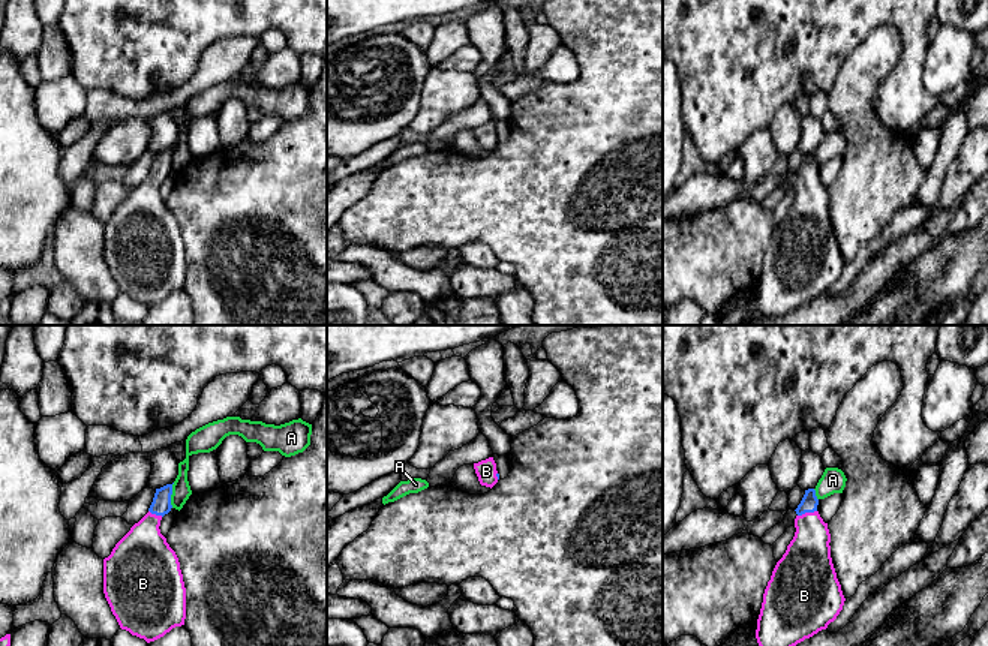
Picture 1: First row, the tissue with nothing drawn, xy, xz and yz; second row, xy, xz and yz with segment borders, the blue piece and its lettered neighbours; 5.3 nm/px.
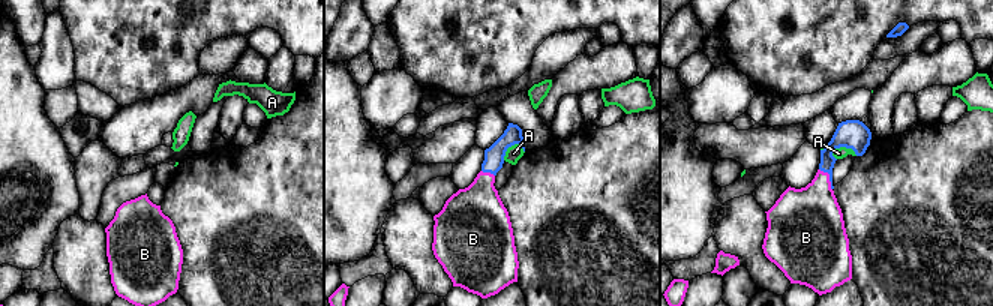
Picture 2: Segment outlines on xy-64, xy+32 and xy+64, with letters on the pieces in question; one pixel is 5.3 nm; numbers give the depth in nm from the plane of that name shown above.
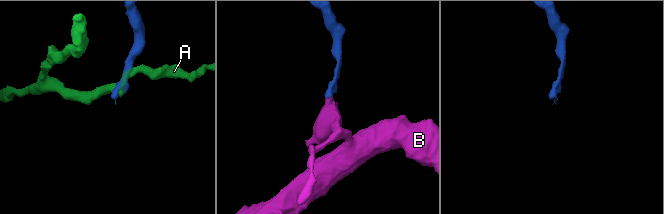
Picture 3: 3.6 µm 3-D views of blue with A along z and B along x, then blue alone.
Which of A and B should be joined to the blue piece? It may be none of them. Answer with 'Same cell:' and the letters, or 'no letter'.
Same cell: B

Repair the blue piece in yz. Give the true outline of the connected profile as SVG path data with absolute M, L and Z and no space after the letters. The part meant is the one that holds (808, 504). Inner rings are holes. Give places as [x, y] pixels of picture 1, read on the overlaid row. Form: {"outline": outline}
{"outline": "M805 490L801 504L795 510L798 514L795 537L777 562L763 594L756 630L759 646L796 646L826 630L843 610L846 598L831 558L831 534L828 523L817 511L817 505L816 490Z"}

